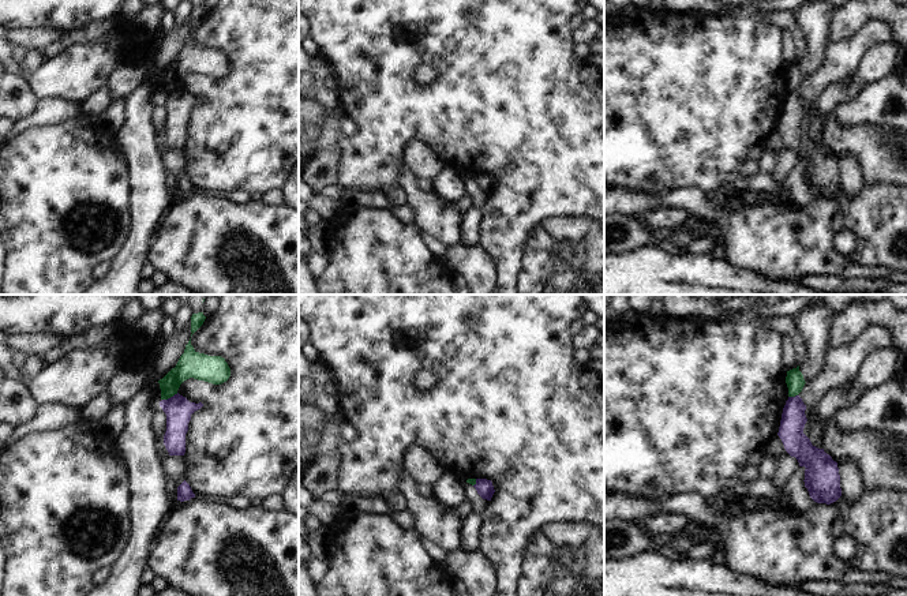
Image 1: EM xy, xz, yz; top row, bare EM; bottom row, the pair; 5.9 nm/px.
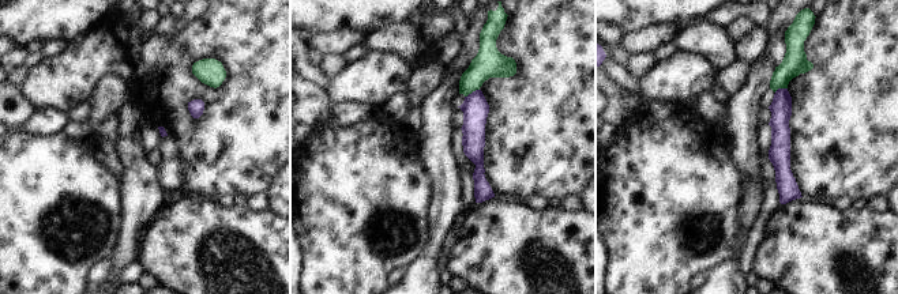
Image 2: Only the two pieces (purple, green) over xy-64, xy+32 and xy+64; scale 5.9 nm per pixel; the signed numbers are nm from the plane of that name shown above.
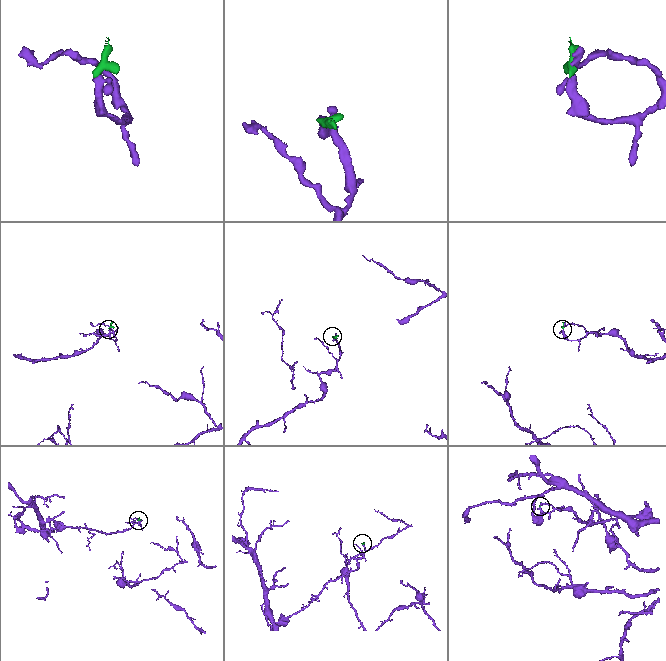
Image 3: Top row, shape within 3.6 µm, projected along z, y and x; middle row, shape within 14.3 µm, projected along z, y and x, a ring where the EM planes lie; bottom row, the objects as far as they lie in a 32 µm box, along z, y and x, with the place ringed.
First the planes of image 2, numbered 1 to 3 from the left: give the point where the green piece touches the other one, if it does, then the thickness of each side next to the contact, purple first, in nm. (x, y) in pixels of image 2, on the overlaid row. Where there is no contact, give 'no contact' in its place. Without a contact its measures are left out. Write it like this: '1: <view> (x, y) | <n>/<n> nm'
1: no contact
2: xy+32 (473, 91) | 150/180 nm
3: xy+64 (780, 89) | 130/140 nm

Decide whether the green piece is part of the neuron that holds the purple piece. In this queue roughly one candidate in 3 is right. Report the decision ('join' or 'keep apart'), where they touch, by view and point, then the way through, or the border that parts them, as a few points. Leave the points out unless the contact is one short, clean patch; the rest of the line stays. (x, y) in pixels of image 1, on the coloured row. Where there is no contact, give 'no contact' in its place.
keep apart; meets purple in xy at (171, 397); border along xy (177, 393), (162, 400)

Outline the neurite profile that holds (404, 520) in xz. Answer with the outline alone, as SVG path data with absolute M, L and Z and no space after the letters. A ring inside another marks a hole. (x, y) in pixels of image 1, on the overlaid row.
M408 511L391 516L391 520L402 529L413 529L413 517Z

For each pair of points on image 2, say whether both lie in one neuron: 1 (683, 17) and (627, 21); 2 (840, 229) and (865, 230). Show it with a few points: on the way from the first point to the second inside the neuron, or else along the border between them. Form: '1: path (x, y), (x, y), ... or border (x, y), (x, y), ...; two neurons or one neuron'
1: path (669, 15), (641, 15); one neuron
2: path (846, 230), (859, 230); one neuron

